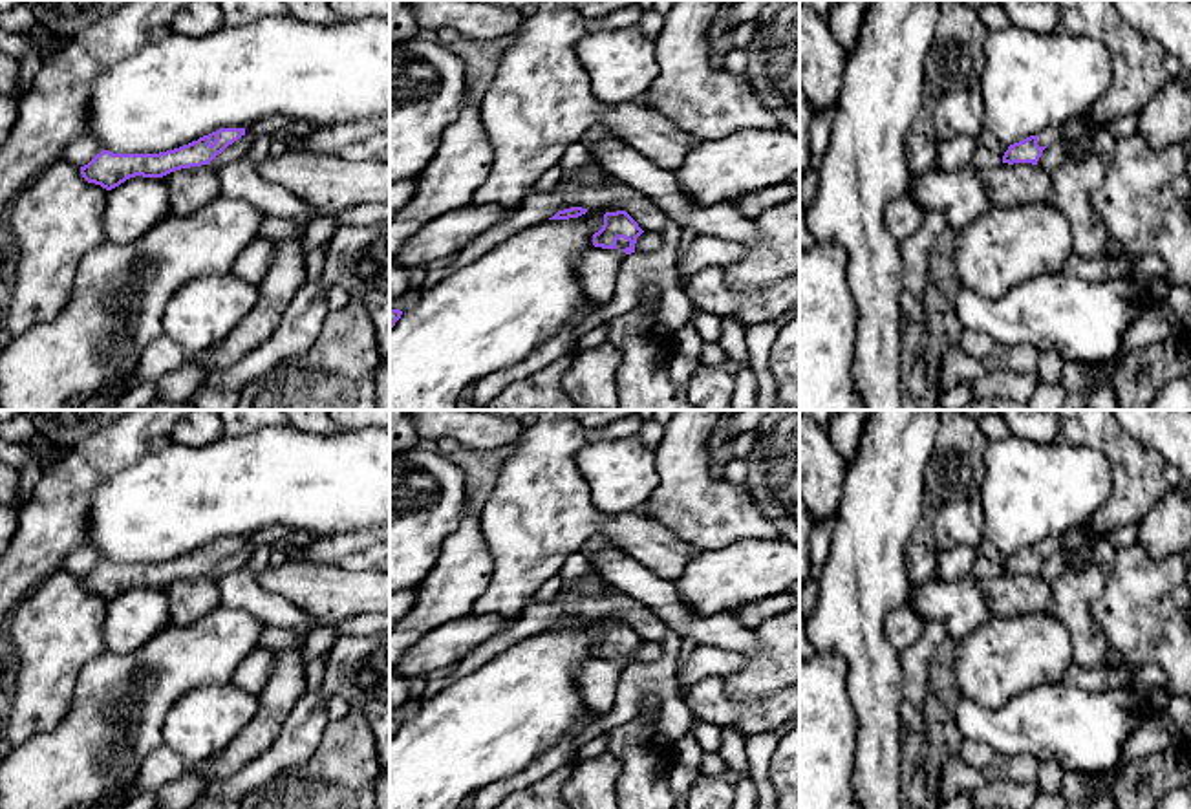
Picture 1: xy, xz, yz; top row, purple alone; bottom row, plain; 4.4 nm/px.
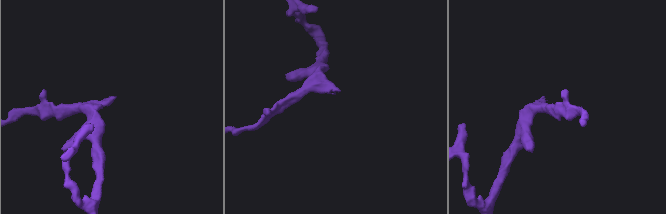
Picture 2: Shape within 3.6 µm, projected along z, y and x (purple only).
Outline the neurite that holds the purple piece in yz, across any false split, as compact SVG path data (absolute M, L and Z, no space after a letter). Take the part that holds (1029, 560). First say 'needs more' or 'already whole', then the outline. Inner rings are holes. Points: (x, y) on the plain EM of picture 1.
needs more; M1078 527L1063 534L1056 534L1041 542L1039 545L1030 545L1025 551L1014 553L1003 566L1003 573L1032 573L1037 575L1043 560L1067 545L1078 544L1079 549L1090 545L1098 540L1098 534L1090 527Z

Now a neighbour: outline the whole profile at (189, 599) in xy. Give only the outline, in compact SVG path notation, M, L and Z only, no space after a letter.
M209 575L181 578L161 589L168 599L174 626L188 626L221 606L218 580Z

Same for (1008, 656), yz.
M1056 613L993 617L955 646L953 674L960 696L1001 708L1012 697L1061 683L1072 641Z

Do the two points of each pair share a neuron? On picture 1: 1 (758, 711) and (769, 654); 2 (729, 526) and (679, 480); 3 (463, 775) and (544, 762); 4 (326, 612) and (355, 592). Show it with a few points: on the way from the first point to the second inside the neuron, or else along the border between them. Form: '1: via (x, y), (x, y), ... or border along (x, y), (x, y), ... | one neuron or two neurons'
1: border along (725, 678), (734, 700), (765, 700), (780, 689) | two neurons
2: via (716, 515), (692, 493) | one neuron
3: border along (562, 736), (522, 769), (491, 784) | two neurons
4: via (333, 604), (348, 593) | one neuron

